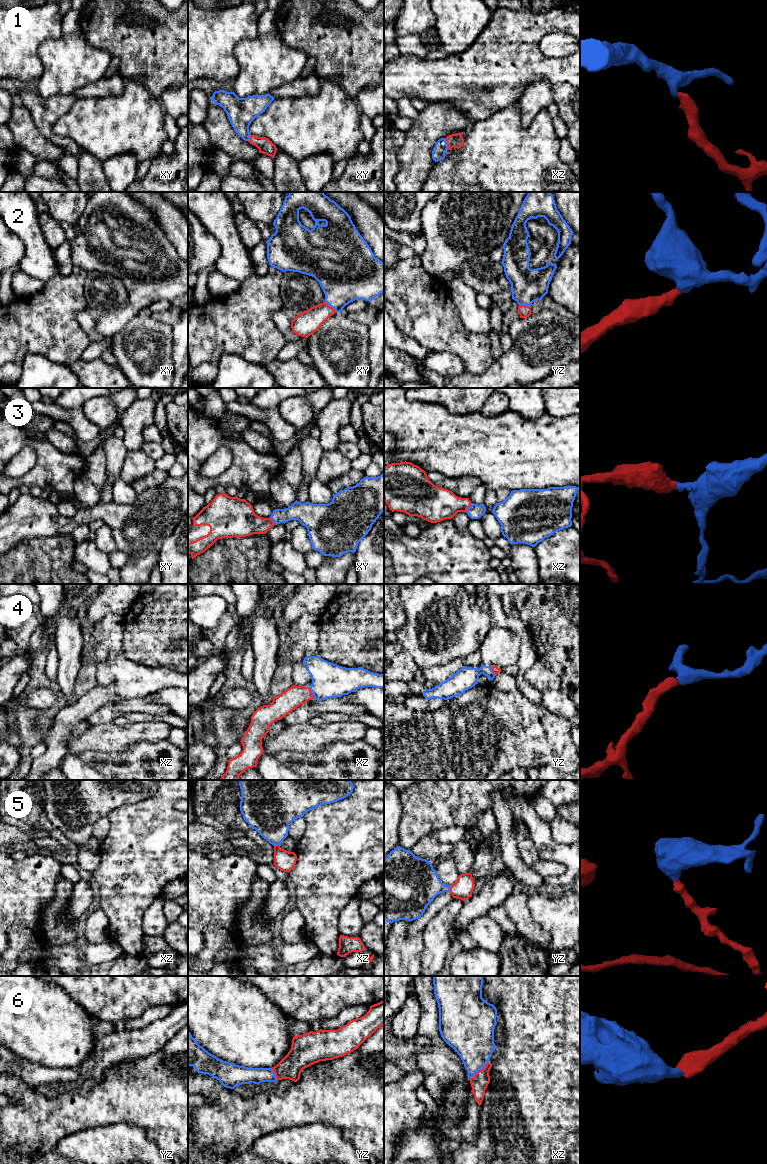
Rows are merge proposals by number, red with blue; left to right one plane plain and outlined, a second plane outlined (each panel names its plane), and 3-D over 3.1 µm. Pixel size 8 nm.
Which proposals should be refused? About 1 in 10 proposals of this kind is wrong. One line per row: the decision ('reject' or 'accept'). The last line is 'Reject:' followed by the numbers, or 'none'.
1: accept
2: accept
3: accept
4: accept
5: accept
6: accept
Reject: none

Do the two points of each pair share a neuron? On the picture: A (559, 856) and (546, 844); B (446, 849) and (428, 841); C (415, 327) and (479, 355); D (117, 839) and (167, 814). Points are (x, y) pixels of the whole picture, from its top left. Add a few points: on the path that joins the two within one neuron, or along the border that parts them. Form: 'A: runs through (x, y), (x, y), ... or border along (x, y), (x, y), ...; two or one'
A: runs through (556, 853), (549, 847); one
B: runs through (442, 849), (436, 849), (432, 845); one
C: runs through (431, 327), (442, 329), (463, 343); one
D: runs through (129, 839), (142, 839), (155, 826); one

